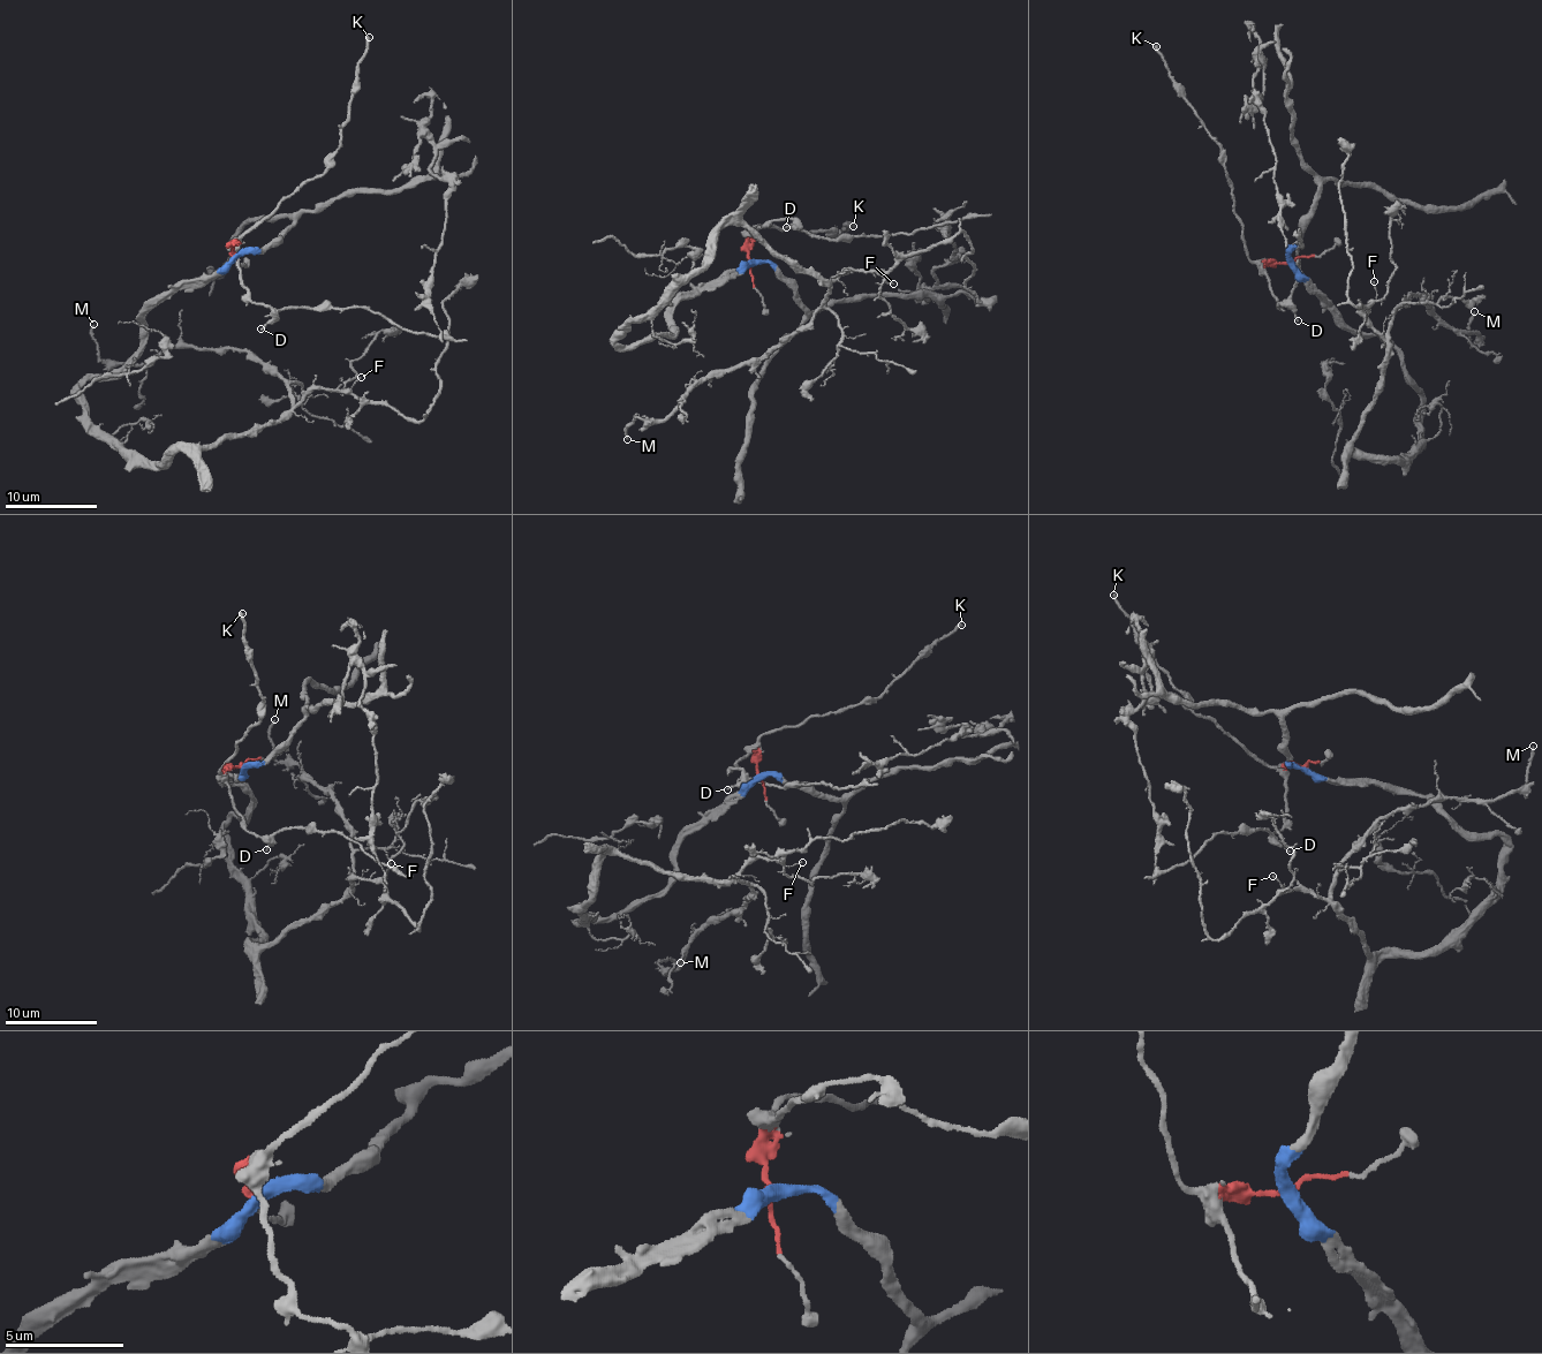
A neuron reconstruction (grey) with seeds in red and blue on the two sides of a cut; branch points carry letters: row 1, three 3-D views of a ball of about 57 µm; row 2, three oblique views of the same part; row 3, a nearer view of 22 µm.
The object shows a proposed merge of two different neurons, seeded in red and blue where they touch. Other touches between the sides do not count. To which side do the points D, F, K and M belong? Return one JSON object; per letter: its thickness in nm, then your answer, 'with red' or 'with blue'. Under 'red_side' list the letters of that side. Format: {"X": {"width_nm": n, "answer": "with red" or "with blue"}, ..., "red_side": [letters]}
{"D": {"width_nm": 140, "answer": "with red"}, "F": {"width_nm": 110, "answer": "with blue"}, "K": {"width_nm": 280, "answer": "with red"}, "M": {"width_nm": 190, "answer": "with blue"}, "red_side": ["D", "K"]}

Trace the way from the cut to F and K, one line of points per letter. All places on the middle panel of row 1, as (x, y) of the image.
F: (751, 263), (679, 301), (673, 334), (618, 339), (701, 269), (727, 224), (829, 280), (851, 269), (894, 285)
K: (749, 263), (749, 234), (754, 227), (829, 232), (830, 237), (840, 234), (838, 231), (854, 226)

